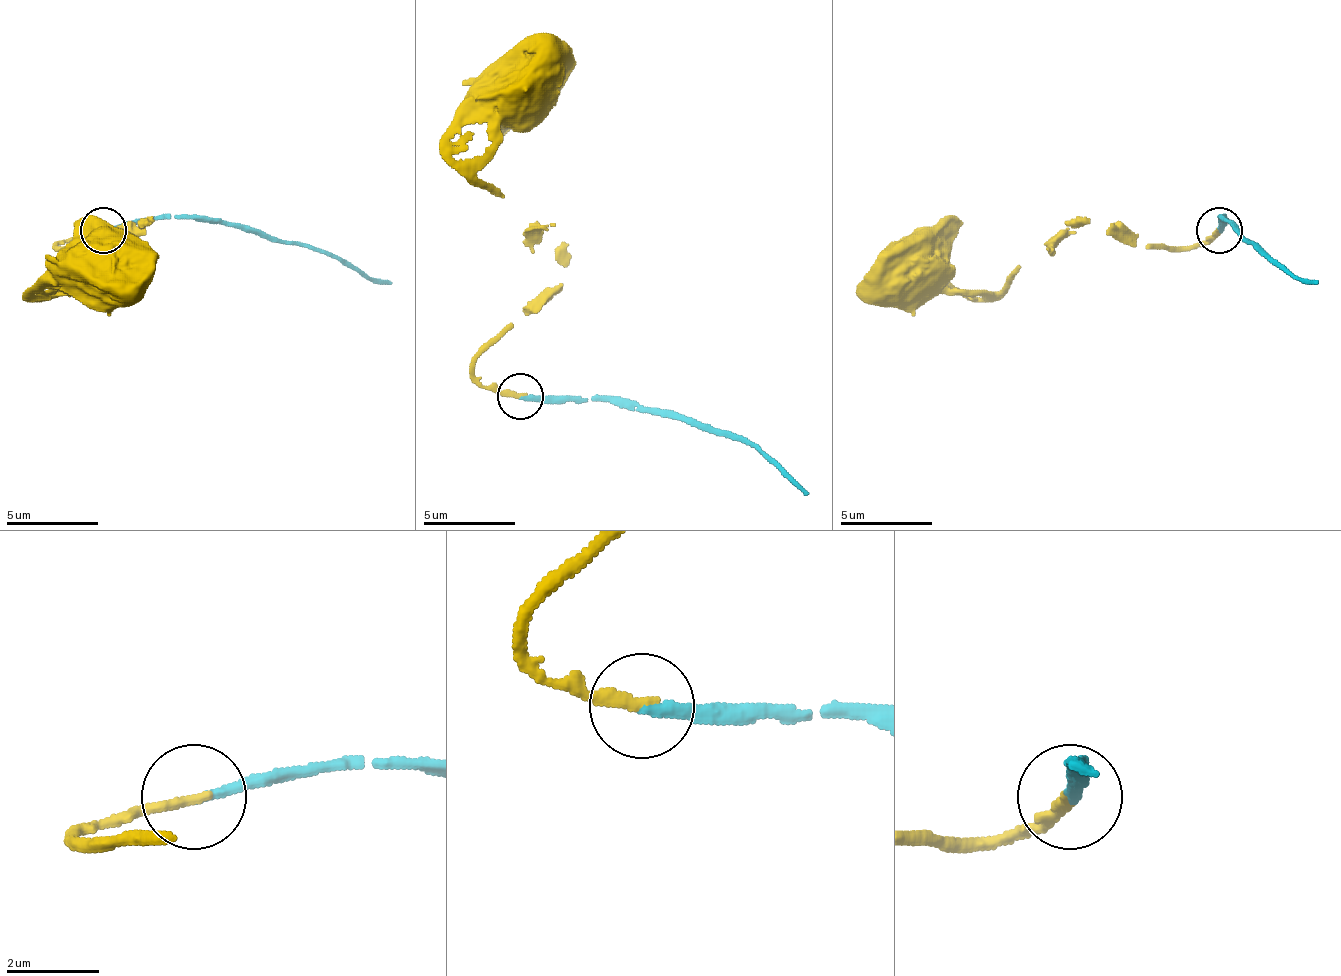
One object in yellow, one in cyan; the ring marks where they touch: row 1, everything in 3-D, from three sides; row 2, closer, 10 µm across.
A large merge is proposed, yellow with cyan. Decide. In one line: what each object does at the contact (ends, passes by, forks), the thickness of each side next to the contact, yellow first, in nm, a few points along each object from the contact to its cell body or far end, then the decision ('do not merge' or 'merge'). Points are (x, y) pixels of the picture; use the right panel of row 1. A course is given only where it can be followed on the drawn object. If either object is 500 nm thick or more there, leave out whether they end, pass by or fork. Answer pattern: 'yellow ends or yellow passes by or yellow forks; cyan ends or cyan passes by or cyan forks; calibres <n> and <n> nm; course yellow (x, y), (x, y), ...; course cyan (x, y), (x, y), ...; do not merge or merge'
yellow ends; cyan ends; calibres 240 and 240 nm; course yellow (1220, 231), (1211, 240), (1183, 245), (1114, 240), (1082, 222), (999, 291), (957, 291), (934, 259), (906, 259); course cyan (1220, 231), (1225, 217), (1257, 250), (1317, 282); merge

